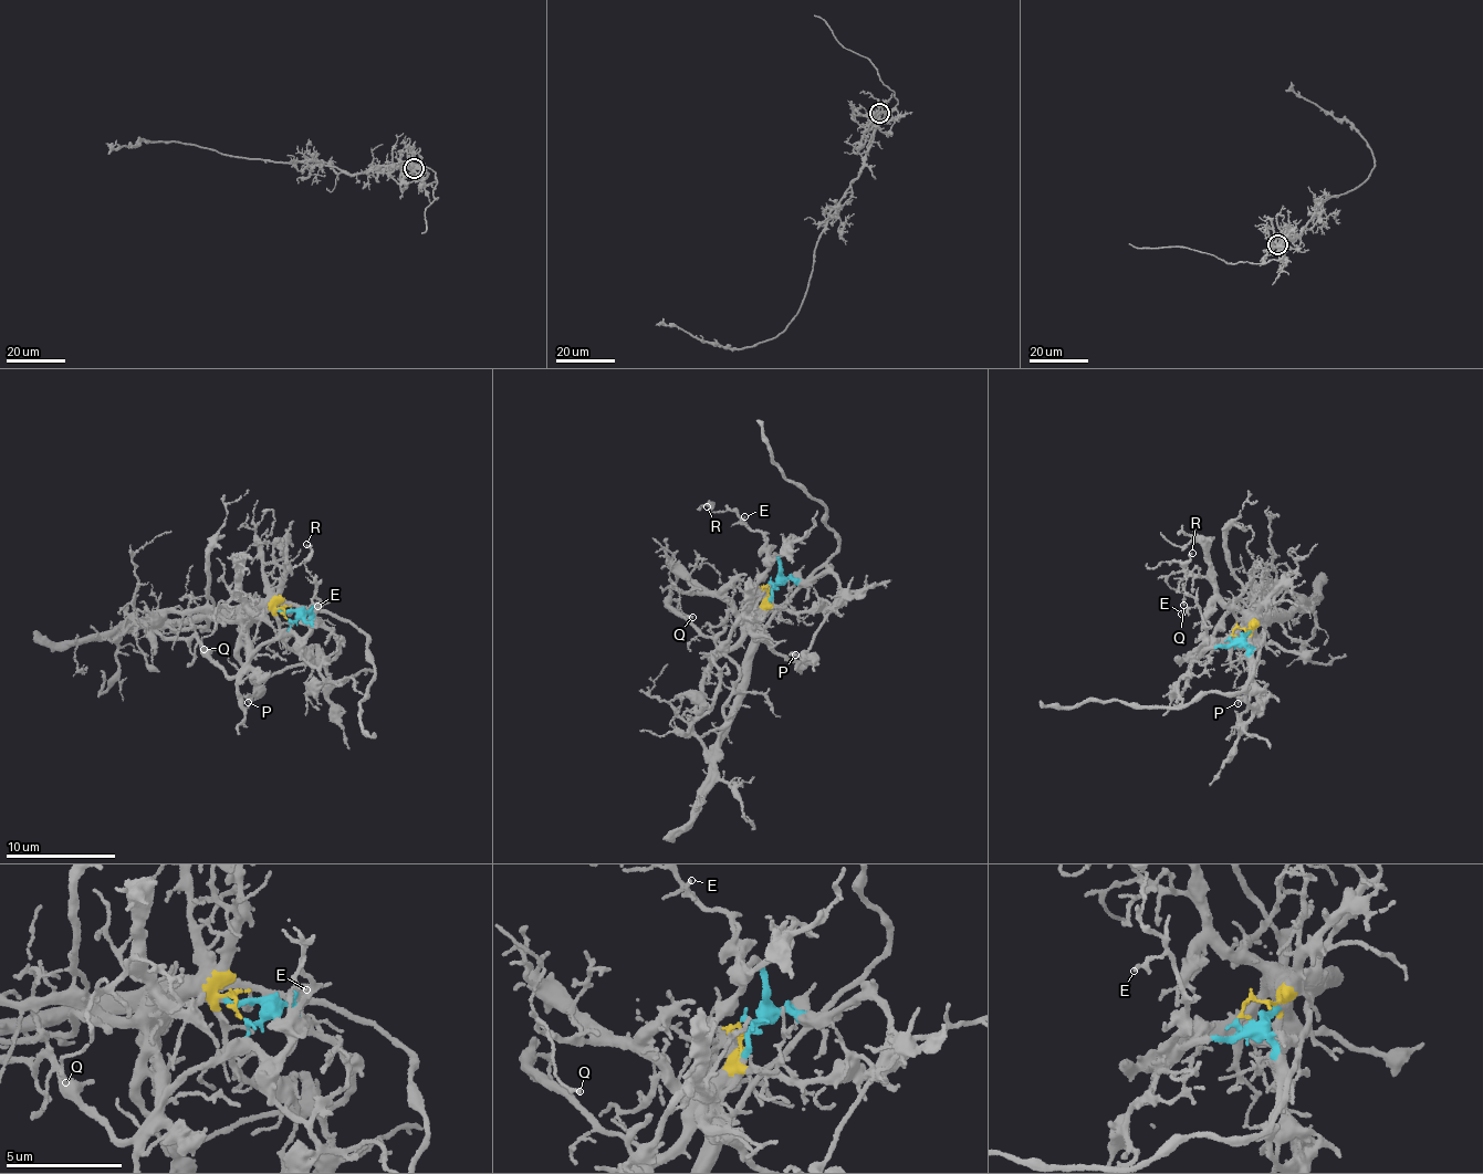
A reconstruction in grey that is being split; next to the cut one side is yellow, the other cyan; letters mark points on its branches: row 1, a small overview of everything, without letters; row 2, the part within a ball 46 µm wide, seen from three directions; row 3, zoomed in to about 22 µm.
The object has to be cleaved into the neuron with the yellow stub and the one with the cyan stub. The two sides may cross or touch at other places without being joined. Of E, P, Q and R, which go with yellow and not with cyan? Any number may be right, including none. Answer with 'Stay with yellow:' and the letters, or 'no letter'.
Stay with yellow: Q

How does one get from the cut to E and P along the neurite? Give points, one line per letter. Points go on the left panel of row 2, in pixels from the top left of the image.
E: (289, 618), (312, 625), (310, 614), (317, 610), (315, 594), (317, 605)
P: (289, 618), (293, 621), (312, 616), (337, 642), (335, 654), (261, 678), (248, 694), (249, 702)

